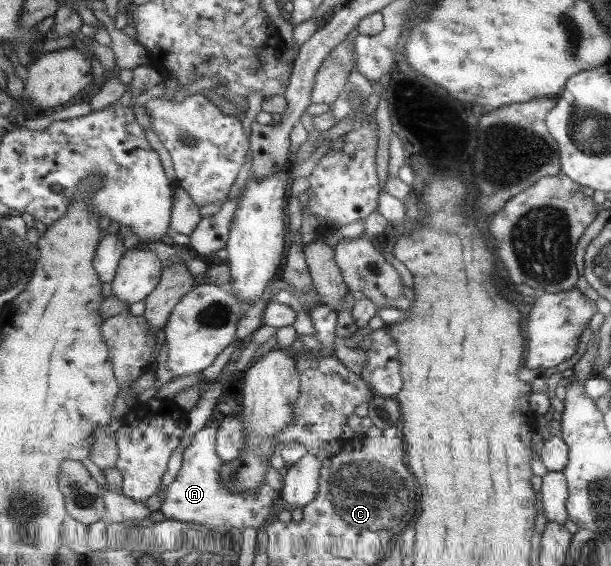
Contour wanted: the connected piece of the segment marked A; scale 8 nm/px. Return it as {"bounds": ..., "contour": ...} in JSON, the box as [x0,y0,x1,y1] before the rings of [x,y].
{"bounds":[159,419,274,529],"contour":[[[208,419],[205,425],[194,432],[186,449],[181,452],[181,465],[175,480],[167,486],[165,500],[159,511],[166,519],[178,520],[181,523],[191,522],[205,526],[207,529],[222,527],[257,528],[266,520],[270,506],[273,506],[274,489],[265,483],[253,491],[235,493],[226,488],[226,482],[221,475],[224,461],[216,453],[217,427],[215,419]]]}

